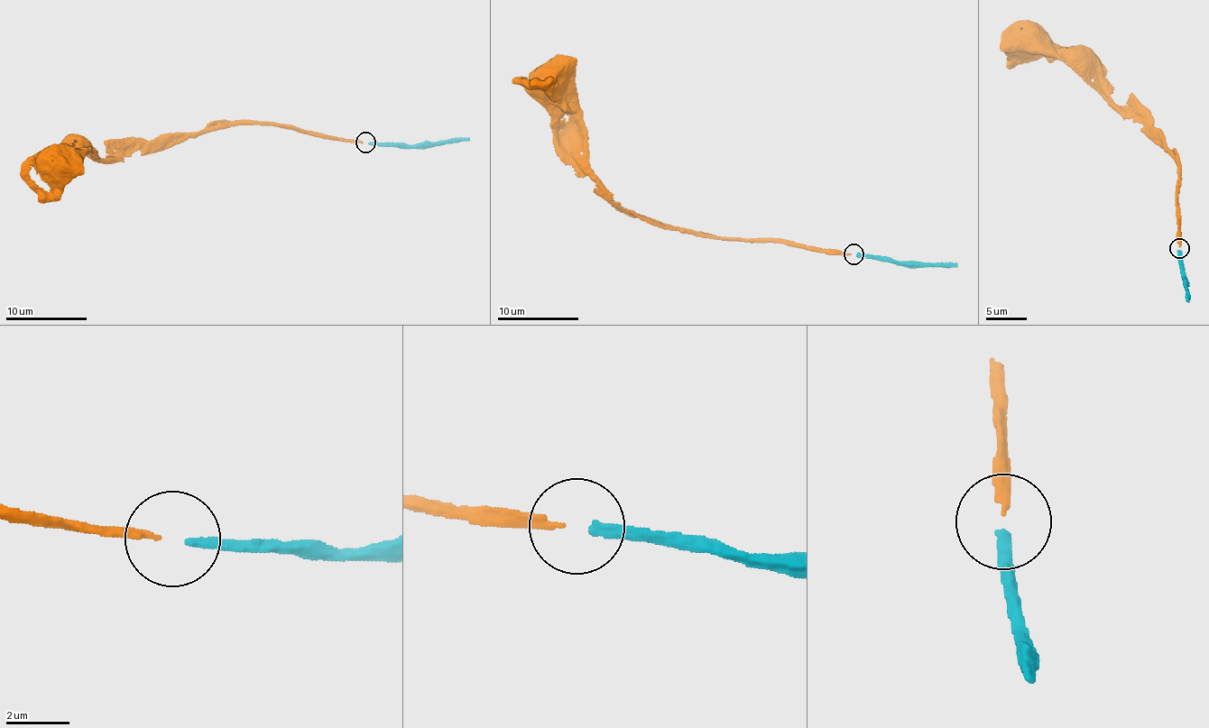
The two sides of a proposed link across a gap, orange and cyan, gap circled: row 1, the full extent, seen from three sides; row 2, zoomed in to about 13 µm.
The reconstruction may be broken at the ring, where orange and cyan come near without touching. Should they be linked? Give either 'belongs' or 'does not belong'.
belongs

